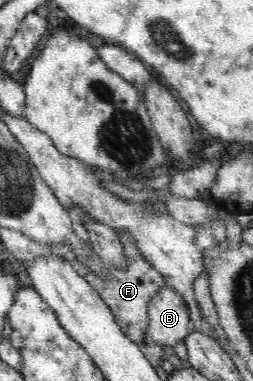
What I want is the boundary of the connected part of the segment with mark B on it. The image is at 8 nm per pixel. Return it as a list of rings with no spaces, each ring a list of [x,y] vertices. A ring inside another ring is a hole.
[[[164,283],[148,304],[146,334],[160,345],[174,346],[191,331],[188,301],[176,287]]]

